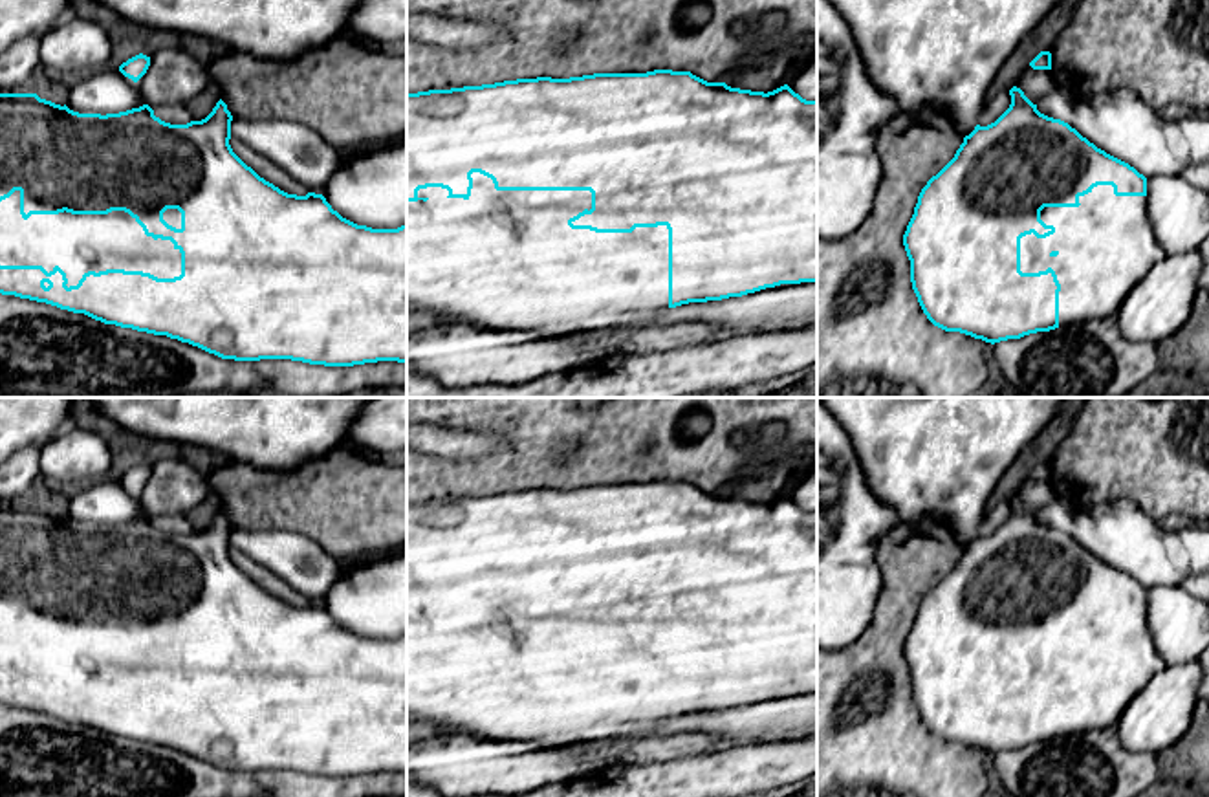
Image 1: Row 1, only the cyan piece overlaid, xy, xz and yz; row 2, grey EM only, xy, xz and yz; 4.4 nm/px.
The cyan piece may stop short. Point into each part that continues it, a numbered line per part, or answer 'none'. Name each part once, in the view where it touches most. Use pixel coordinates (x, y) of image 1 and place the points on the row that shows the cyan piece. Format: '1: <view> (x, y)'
1: xz (502, 259)

